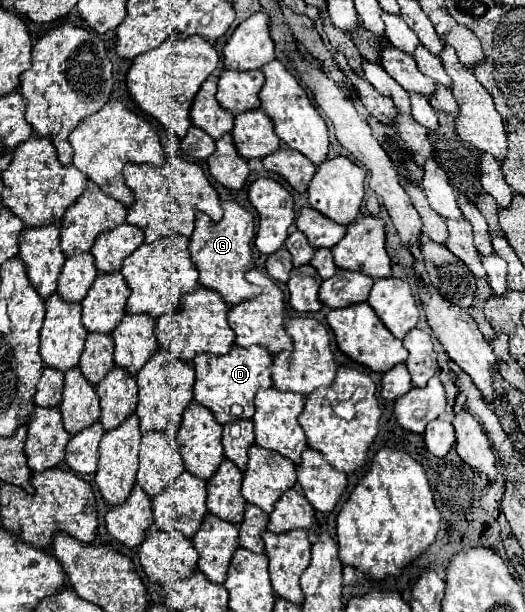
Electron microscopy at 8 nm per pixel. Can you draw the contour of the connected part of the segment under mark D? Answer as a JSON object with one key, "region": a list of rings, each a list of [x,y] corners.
{"region":[[[232,346],[232,350],[226,356],[198,354],[194,358],[194,372],[196,372],[194,400],[200,406],[208,408],[218,420],[218,424],[252,418],[256,392],[272,386],[270,366],[272,366],[272,358],[268,350],[262,346],[250,346],[250,348]]]}

